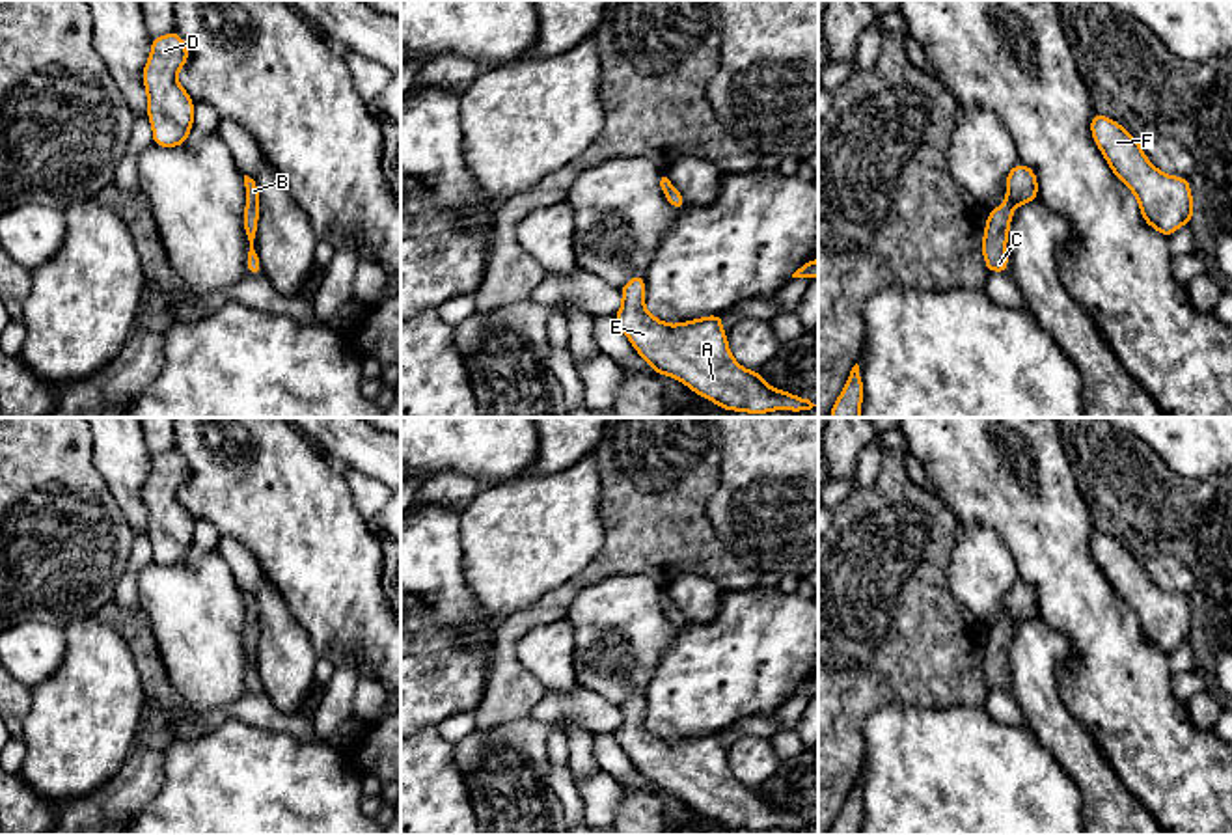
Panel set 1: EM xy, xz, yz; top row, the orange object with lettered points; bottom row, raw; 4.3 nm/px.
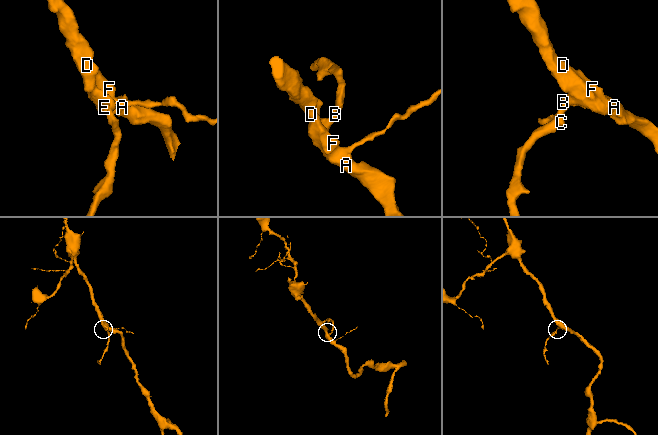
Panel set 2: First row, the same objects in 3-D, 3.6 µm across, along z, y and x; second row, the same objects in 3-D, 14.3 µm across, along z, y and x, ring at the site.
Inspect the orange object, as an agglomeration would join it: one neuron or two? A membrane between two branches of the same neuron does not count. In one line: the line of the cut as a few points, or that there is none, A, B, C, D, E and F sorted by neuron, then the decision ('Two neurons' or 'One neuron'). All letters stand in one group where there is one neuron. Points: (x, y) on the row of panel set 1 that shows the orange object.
No split. Groups: A B C D E F. One neuron

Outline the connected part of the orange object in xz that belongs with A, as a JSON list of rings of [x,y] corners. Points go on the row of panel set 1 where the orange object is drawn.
[[[643,274],[632,276],[619,291],[623,306],[613,319],[654,373],[673,376],[723,410],[759,416],[816,406],[809,399],[772,388],[759,371],[744,369],[727,345],[723,313],[667,324],[645,309]]]

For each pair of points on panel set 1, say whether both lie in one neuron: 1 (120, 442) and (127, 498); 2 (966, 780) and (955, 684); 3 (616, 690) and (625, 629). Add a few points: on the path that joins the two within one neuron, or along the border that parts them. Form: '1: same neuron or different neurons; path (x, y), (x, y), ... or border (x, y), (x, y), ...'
1: same neuron; path (122, 455), (125, 485)
2: different neurons; border (912, 703), (921, 707), (983, 707)
3: same neuron; path (616, 675), (617, 643)

